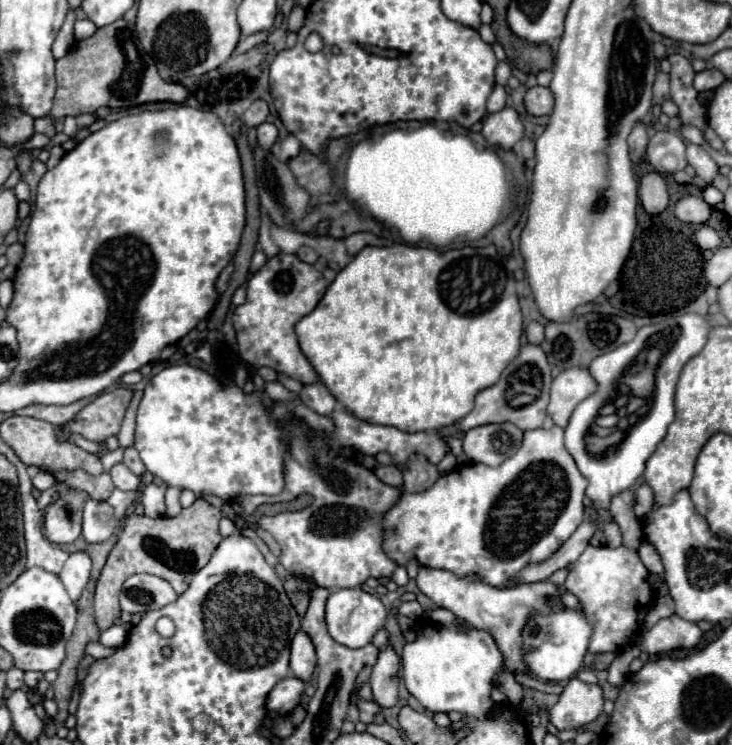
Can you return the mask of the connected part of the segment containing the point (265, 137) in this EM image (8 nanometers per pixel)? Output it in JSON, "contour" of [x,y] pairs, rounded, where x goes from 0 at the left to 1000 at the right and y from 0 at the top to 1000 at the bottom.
{"contour":[[[357,166],[354,172],[351,172],[351,193],[354,193],[354,199],[357,201],[370,201],[370,196],[376,193],[376,188],[378,188],[378,172],[376,172],[376,166]]]}

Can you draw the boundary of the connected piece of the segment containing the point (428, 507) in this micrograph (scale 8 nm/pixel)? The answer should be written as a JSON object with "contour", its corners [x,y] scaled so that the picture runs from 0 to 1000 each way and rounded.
{"contour":[[[755,572],[750,577],[720,577],[714,596],[687,623],[671,628],[665,623],[633,623],[600,639],[600,644],[581,660],[551,658],[545,671],[523,690],[523,741],[545,760],[570,752],[572,760],[608,762],[624,768],[646,768],[676,789],[690,789],[706,781],[709,768],[723,757],[750,752],[766,730],[788,711],[799,693],[796,666],[802,644],[786,626],[786,617],[769,599],[769,577]]]}

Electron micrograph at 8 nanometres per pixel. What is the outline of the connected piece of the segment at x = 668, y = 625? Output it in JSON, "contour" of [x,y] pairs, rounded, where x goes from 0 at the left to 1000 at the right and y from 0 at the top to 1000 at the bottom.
{"contour":[[[919,824],[914,830],[900,832],[887,848],[881,848],[873,859],[873,867],[887,878],[900,878],[922,870],[947,870],[955,859],[955,840]]]}

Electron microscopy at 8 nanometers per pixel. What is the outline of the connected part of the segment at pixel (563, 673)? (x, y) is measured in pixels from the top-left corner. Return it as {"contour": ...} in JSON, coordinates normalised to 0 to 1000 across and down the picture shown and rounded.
{"contour":[[[786,819],[761,821],[755,827],[739,827],[739,824],[728,827],[723,832],[723,838],[717,840],[717,848],[714,848],[714,870],[720,872],[717,891],[723,894],[723,902],[728,907],[734,907],[736,913],[758,913],[758,915],[766,915],[766,913],[783,910],[783,905],[796,891],[796,881],[799,881],[802,867],[805,867],[805,854],[807,854],[807,838],[799,832],[799,824],[791,824]]]}

